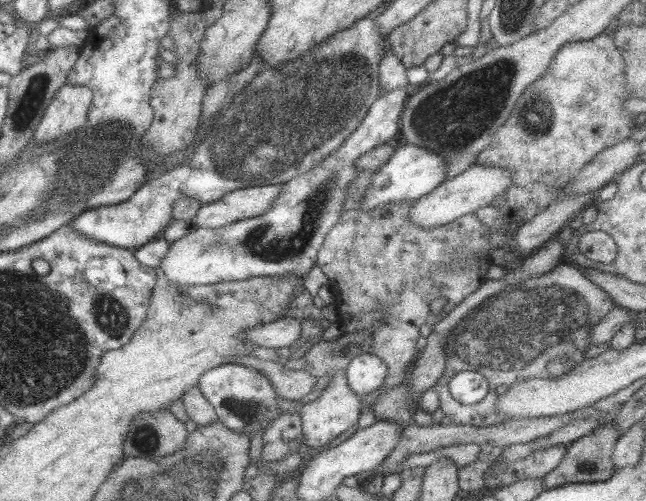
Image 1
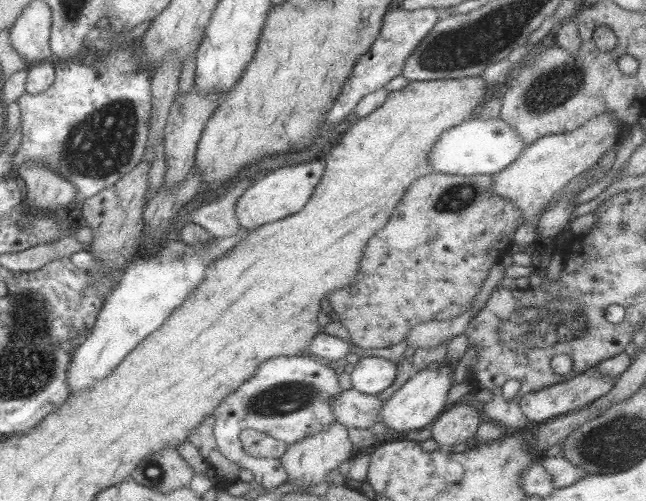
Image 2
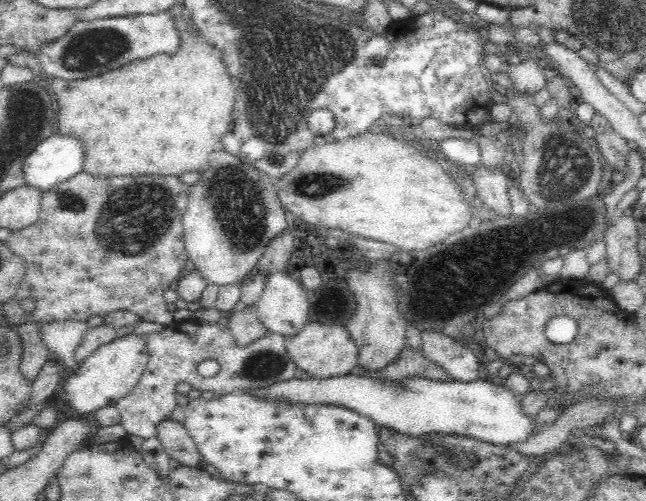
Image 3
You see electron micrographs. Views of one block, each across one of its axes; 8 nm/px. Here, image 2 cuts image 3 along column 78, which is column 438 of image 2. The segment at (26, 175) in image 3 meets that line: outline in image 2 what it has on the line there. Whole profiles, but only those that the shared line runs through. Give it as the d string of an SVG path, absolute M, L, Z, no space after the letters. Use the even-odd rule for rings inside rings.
M473 117L443 134L433 152L432 162L436 173L494 175L511 165L522 154L524 147L522 137L504 120L482 120Z

